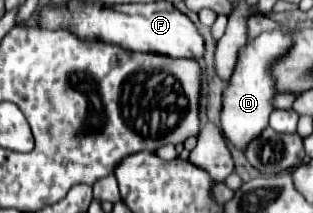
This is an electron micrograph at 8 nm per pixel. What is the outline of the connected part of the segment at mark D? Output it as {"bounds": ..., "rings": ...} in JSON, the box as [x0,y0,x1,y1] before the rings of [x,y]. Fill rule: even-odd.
{"bounds":[221,31,291,149],"rings":[[[271,31],[271,33],[261,33],[257,39],[249,41],[239,53],[235,73],[227,83],[223,95],[223,111],[221,111],[221,129],[225,137],[239,149],[247,147],[247,143],[255,139],[255,135],[259,135],[263,127],[267,127],[269,113],[273,111],[271,99],[275,97],[275,85],[273,79],[269,77],[269,67],[275,59],[279,59],[279,55],[287,53],[289,43],[291,37],[287,33]]]}

